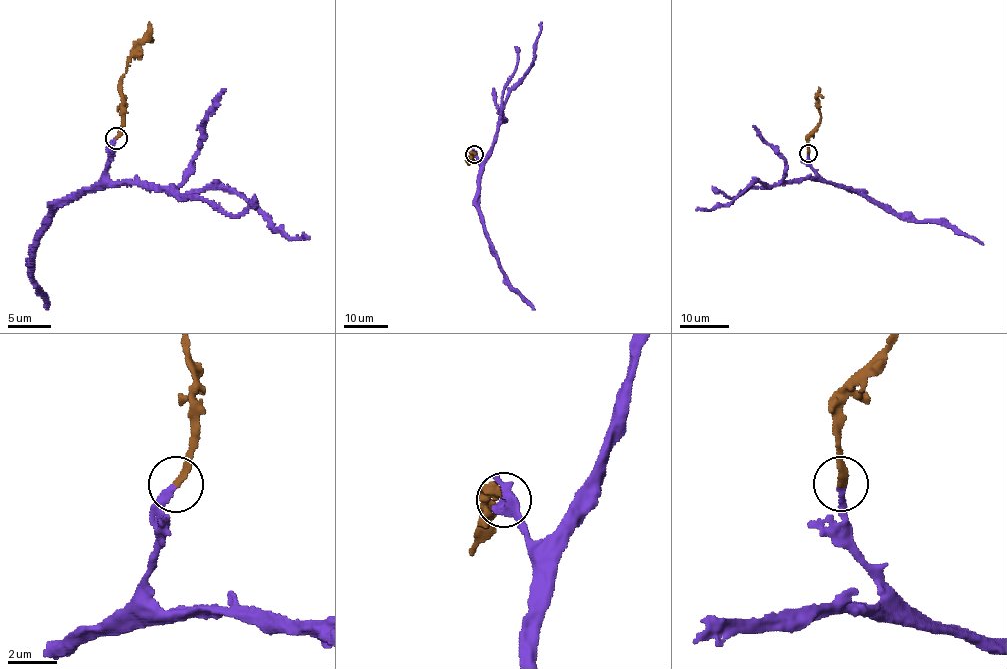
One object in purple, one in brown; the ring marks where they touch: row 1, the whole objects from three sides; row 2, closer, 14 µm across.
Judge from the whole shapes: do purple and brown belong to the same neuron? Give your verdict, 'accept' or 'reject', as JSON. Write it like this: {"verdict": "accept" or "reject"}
{"verdict": "accept"}

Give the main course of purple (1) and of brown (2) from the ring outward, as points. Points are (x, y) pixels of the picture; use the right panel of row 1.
1: (808, 153), (809, 163), (824, 180), (862, 190), (870, 199), (918, 220), (948, 224), (983, 244)
2: (808, 153), (808, 134), (817, 125), (821, 115), (818, 87)

